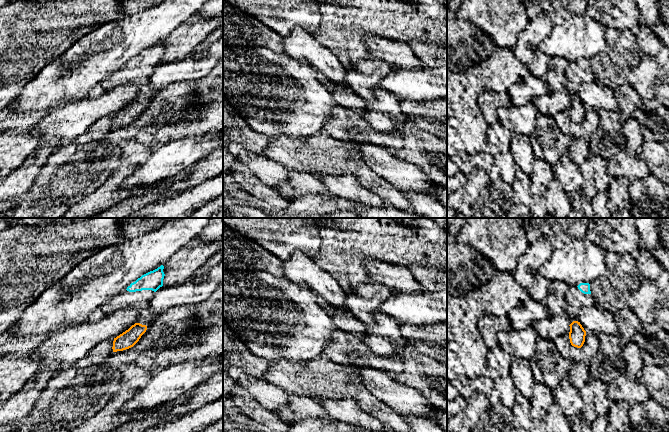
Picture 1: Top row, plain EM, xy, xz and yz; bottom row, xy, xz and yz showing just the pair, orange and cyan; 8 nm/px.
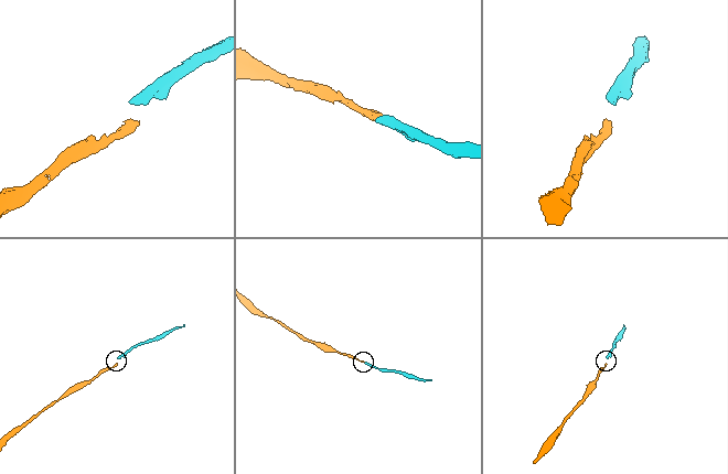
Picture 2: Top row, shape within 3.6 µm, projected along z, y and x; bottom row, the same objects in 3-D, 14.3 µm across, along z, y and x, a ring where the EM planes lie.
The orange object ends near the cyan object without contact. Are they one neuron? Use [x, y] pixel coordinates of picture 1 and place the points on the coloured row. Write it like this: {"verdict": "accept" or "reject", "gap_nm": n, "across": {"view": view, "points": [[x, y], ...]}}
{"verdict": "accept", "gap_nm": 240, "across": {"view": "yz", "points": [[577, 321], [584, 293]]}}

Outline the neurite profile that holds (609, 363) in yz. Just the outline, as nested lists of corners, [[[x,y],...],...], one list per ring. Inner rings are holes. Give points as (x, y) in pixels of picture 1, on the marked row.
[[[598,334],[599,346],[597,354],[589,364],[590,380],[601,380],[606,385],[620,375],[626,374],[626,361],[623,347],[618,336]]]

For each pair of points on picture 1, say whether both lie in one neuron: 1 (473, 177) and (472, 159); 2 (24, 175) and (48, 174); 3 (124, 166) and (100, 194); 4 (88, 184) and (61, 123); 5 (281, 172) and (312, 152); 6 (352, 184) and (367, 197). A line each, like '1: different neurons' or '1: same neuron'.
1: different neurons
2: different neurons
3: same neuron
4: different neurons
5: different neurons
6: same neuron

